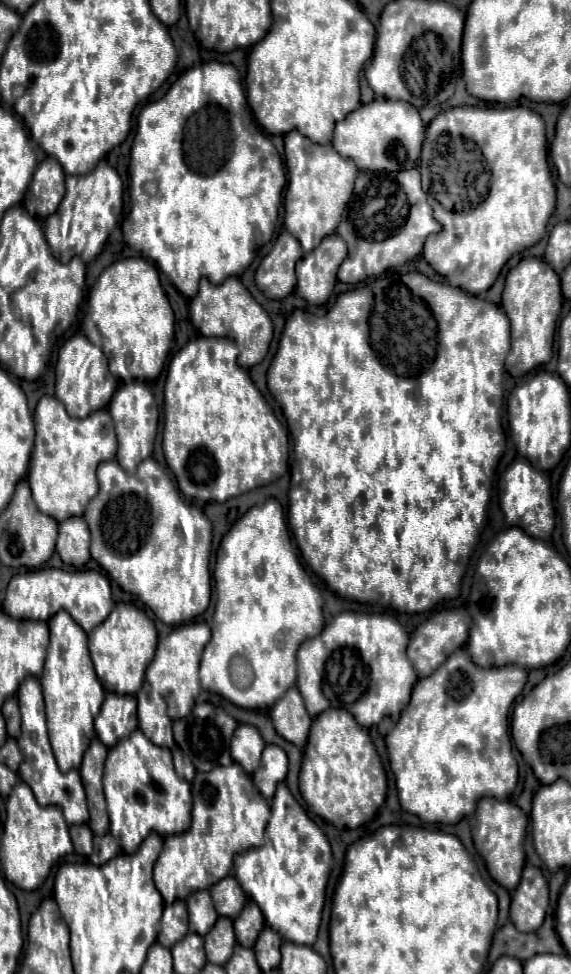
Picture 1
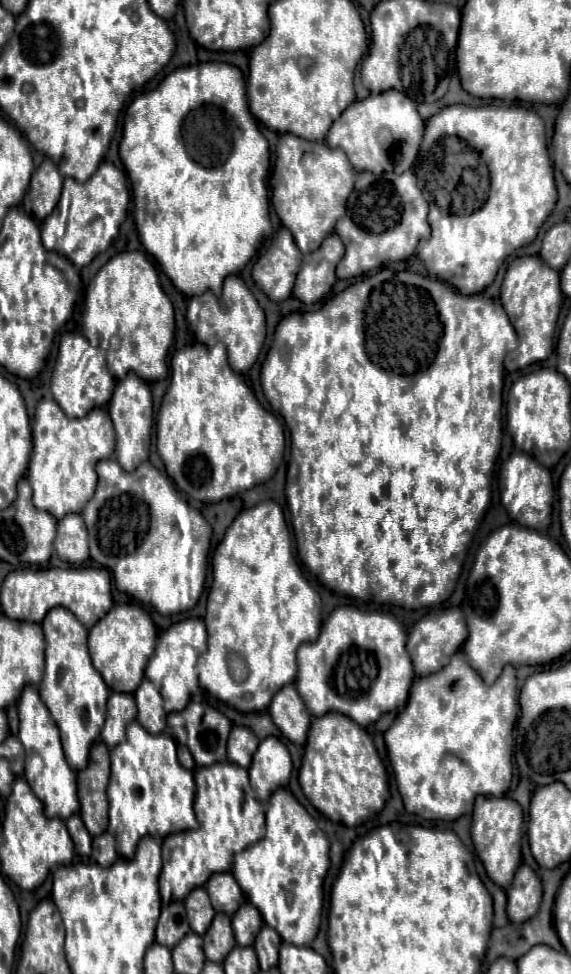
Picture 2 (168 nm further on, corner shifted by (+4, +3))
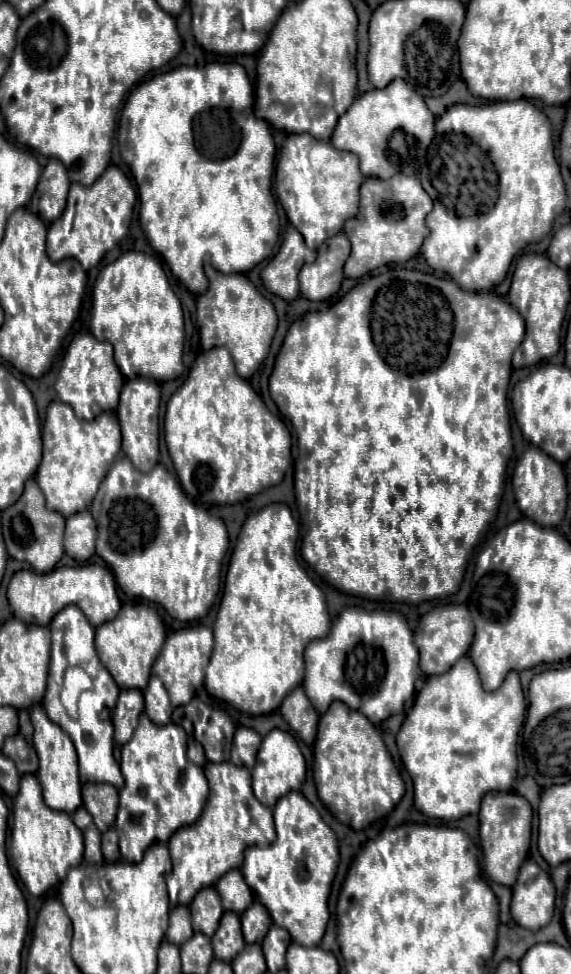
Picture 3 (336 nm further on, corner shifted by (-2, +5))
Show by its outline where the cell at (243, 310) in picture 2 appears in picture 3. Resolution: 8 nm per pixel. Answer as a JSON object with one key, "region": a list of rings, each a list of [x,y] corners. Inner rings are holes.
{"region":[[[211,265],[205,271],[209,277],[209,289],[197,299],[201,347],[203,351],[209,351],[213,347],[227,347],[235,361],[239,377],[249,379],[269,353],[277,329],[275,307],[255,289],[255,285],[245,275],[225,275]]]}

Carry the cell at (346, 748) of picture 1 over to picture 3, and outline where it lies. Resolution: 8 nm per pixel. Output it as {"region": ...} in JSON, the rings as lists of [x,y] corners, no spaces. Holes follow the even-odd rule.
{"region":[[[335,701],[319,719],[313,779],[325,807],[355,831],[389,815],[405,793],[405,783],[373,723],[341,701]]]}

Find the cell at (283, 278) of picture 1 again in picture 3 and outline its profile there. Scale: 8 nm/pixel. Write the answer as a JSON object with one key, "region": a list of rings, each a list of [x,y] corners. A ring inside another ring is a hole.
{"region":[[[289,225],[283,235],[279,253],[261,271],[263,285],[267,287],[267,291],[279,295],[281,299],[293,301],[299,295],[299,269],[315,259],[315,252],[303,243],[303,235]]]}

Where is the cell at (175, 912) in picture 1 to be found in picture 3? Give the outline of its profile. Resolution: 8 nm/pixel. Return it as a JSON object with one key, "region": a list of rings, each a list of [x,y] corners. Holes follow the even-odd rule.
{"region":[[[173,907],[169,915],[169,929],[165,939],[173,945],[183,945],[193,935],[191,927],[191,913],[187,907]]]}

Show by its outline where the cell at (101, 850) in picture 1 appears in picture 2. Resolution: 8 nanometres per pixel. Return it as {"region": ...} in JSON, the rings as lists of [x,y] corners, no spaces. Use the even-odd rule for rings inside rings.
{"region":[[[105,831],[97,837],[93,837],[93,859],[101,865],[101,867],[107,867],[111,865],[115,859],[117,859],[117,851],[115,851],[115,837]]]}

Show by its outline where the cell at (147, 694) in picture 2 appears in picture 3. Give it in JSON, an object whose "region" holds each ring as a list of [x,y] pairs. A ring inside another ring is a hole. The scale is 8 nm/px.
{"region":[[[151,675],[149,685],[145,689],[145,713],[149,715],[149,719],[153,723],[159,725],[167,725],[171,719],[171,703],[169,703],[169,695],[163,687],[163,681],[157,675]]]}

